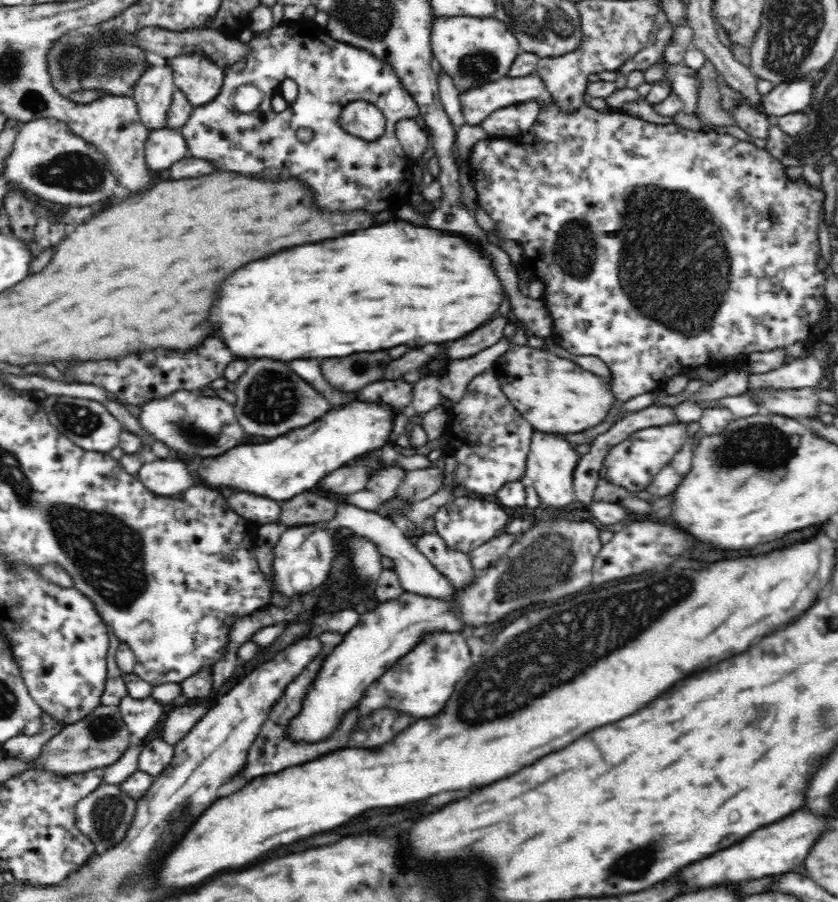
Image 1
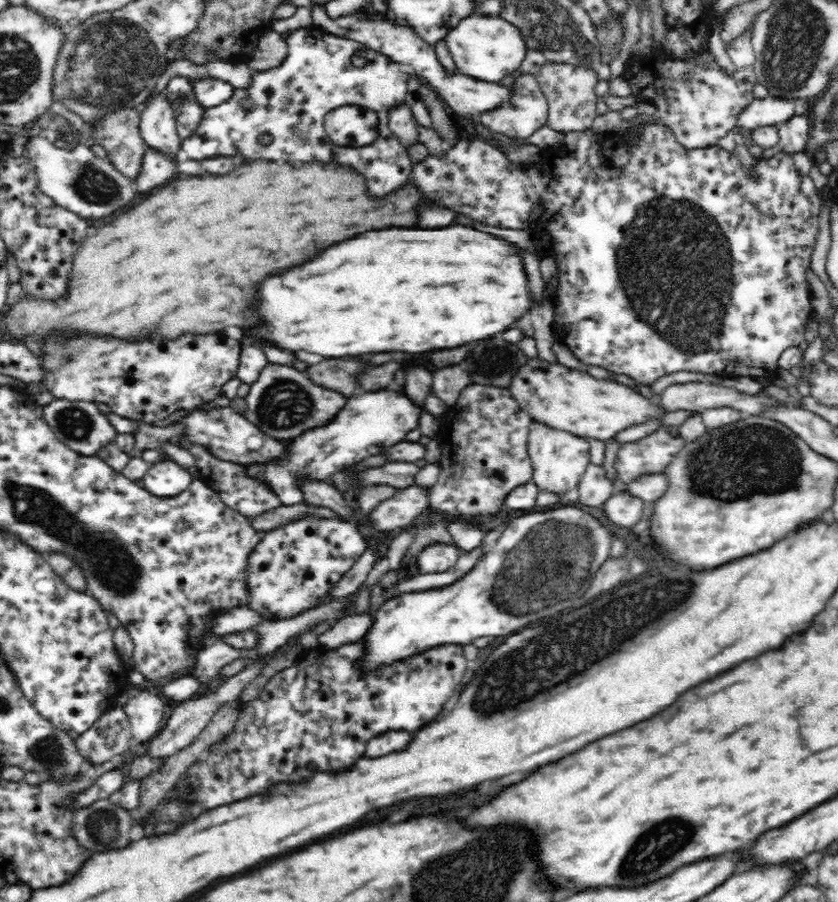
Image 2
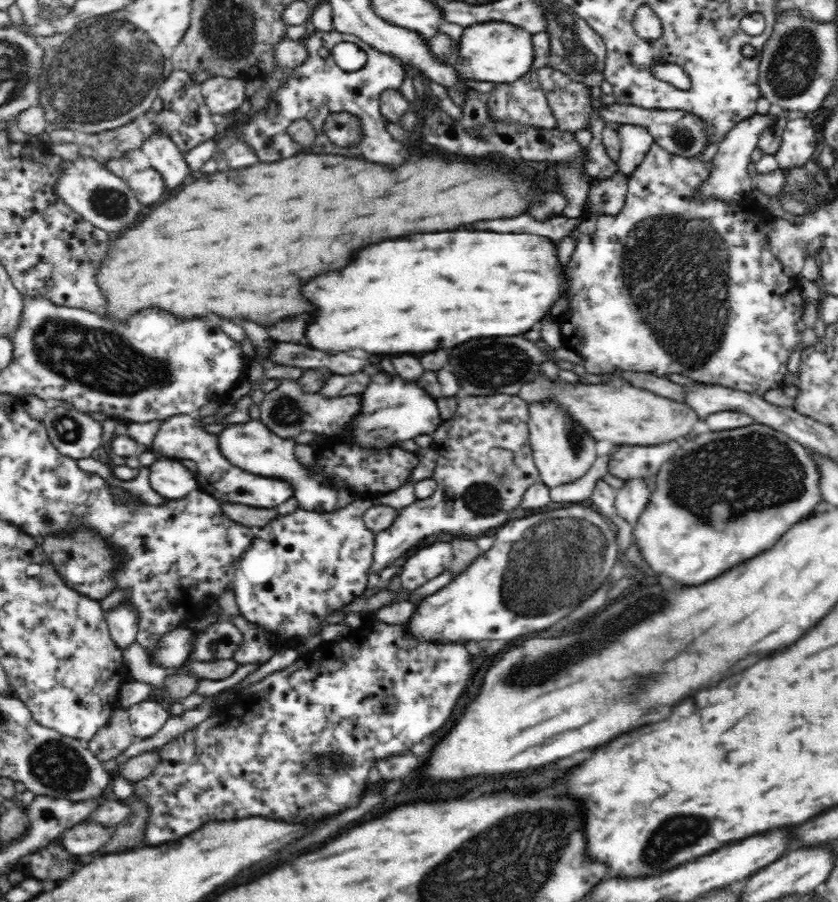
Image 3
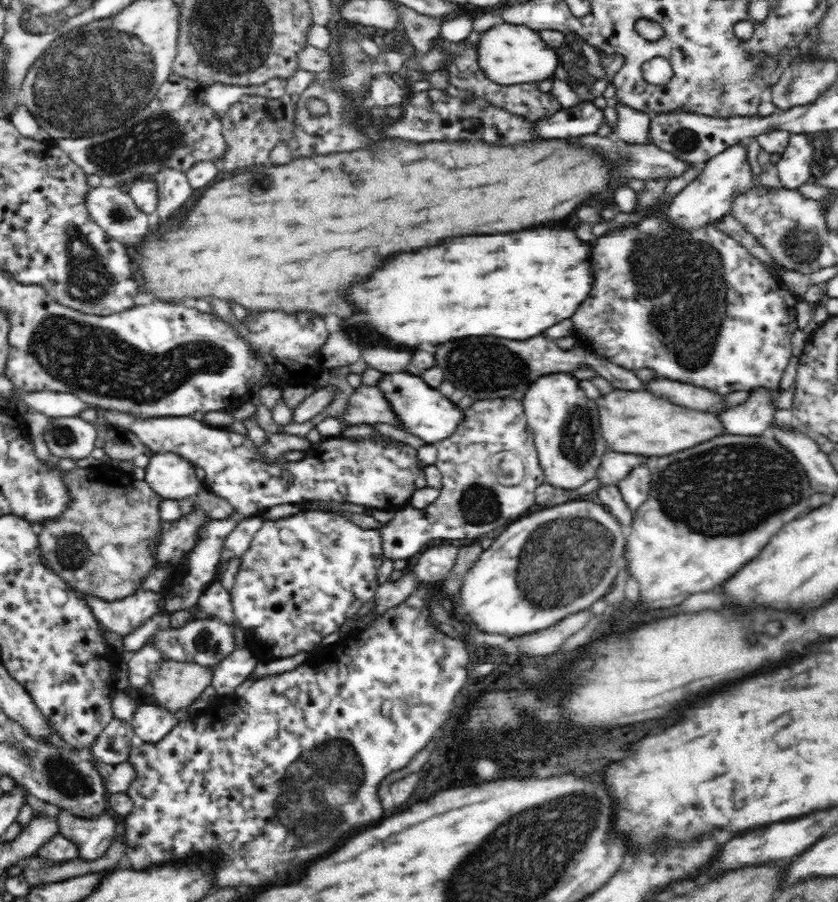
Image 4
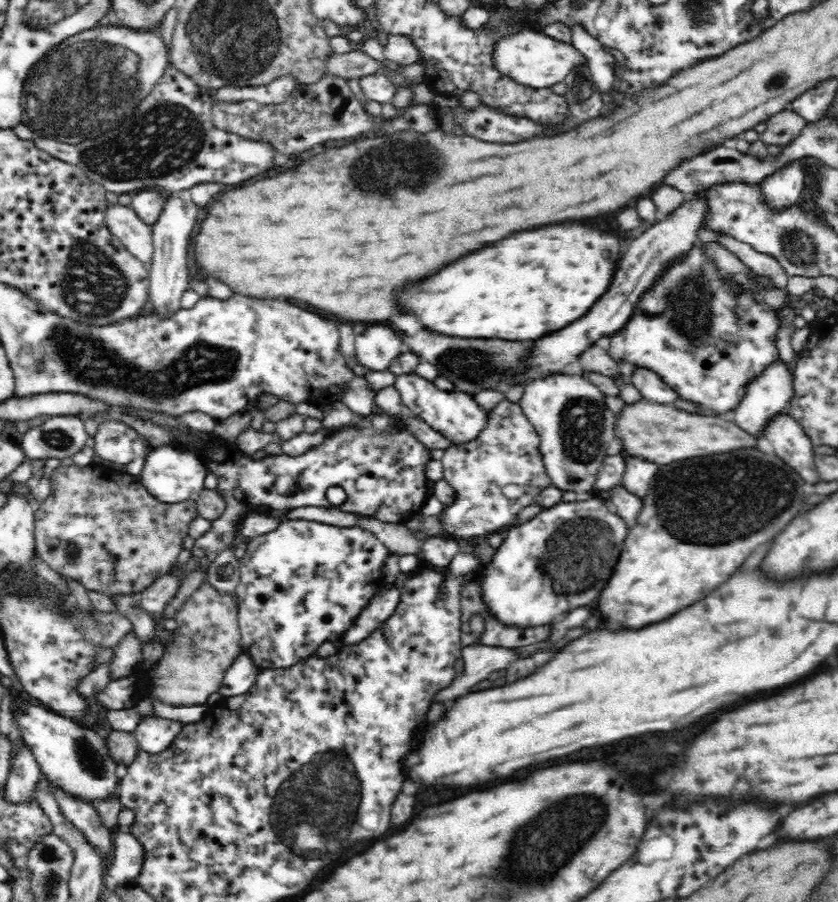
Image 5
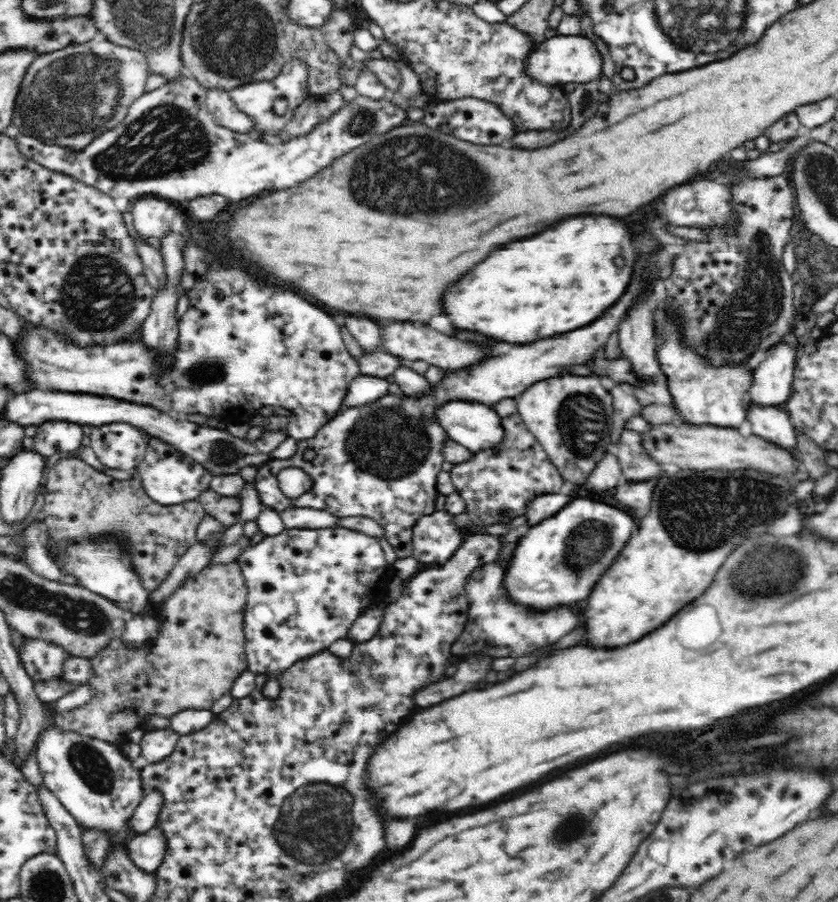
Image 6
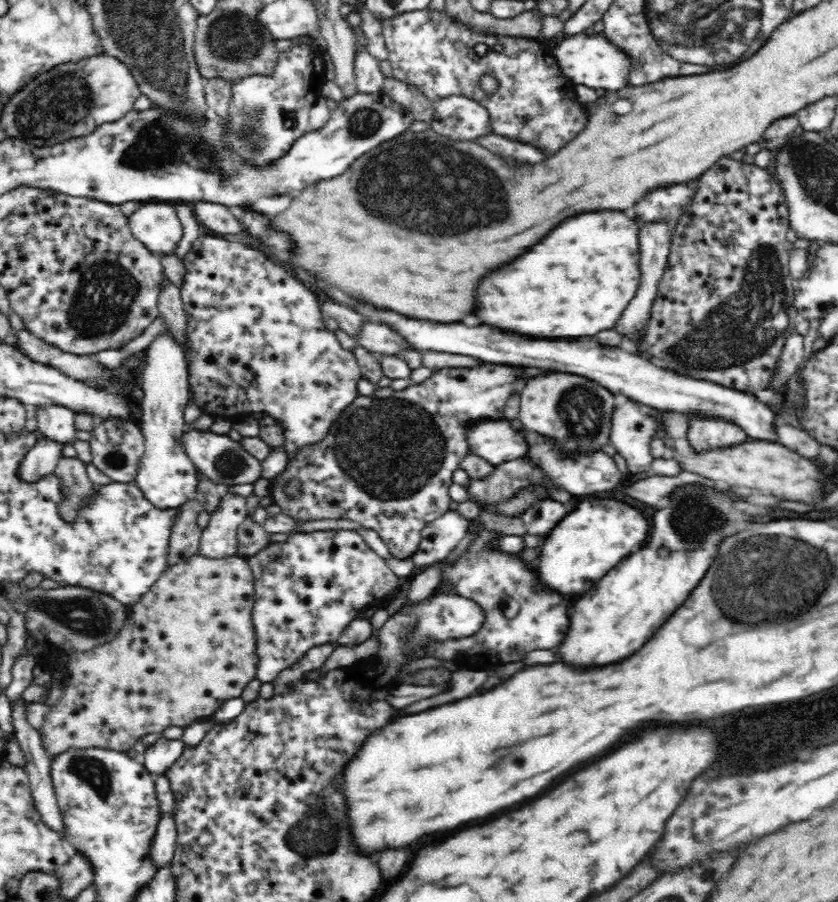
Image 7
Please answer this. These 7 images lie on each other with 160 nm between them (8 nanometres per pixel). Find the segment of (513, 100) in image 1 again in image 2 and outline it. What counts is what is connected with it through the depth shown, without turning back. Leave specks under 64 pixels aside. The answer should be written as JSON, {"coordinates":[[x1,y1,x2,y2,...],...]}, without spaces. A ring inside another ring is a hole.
{"coordinates":[[325,5,315,6,311,12,312,24,318,25,336,36,363,42,372,50,380,51,382,55,386,55,388,59,391,59,391,62,399,63,405,69,411,68,414,77,434,90,449,112,482,118,485,112,498,108,500,104,510,101,513,96,510,87,506,88,506,86,499,86,494,82,465,77,464,74,446,73,446,69,440,65,434,45,428,44,423,38,420,38,412,27,396,22,394,16,390,18,385,17,384,14,361,13,360,9,363,8,358,8,351,14,332,18,327,14]]}

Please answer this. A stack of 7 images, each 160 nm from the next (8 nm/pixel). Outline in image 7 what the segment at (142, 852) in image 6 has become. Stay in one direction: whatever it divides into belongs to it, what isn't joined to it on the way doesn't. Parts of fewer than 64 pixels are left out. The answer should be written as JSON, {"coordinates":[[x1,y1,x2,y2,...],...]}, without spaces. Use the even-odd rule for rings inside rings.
{"coordinates":[[174,812,164,813,158,823,151,842,151,859,158,868,166,866,173,859,177,843,177,824]]}

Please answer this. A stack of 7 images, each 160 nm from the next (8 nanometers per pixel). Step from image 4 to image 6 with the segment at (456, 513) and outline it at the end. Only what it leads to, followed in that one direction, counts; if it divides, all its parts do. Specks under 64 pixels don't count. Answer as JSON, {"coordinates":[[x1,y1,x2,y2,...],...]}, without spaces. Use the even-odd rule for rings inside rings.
{"coordinates":[[519,413,501,419,505,437,496,447,485,448,464,463,456,463,451,474,454,486,464,499,466,512,474,518,476,526,496,524,502,516,524,515,536,494,552,494,552,490,562,490,564,478,548,455,542,450,538,439,528,430]]}

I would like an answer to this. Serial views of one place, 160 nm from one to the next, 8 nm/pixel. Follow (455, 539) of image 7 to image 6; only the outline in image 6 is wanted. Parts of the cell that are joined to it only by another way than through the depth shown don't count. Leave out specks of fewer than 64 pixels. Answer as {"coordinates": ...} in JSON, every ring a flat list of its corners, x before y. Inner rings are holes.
{"coordinates":[[446,510,419,518,413,528,413,557,423,564,444,565,463,544,466,533]]}

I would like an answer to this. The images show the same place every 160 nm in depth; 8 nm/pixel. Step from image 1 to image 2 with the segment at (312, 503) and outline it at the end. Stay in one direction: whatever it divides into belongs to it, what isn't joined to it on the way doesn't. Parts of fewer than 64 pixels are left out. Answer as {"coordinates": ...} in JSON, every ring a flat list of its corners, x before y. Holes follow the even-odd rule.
{"coordinates":[[304,502,295,504,294,506,280,505,278,508,272,508,258,516,246,516,251,525,259,531,268,531,272,528,278,528,292,522,292,520,298,520,298,518,304,518,304,516,320,516,322,518,338,518,336,512,331,508,324,507,312,507]]}

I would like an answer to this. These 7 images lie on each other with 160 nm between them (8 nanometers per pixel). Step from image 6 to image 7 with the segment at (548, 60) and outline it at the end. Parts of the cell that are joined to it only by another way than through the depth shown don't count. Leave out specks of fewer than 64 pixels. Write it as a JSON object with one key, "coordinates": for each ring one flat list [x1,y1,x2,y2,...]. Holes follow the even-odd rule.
{"coordinates":[[585,33,562,36,558,39,558,46,551,51,561,73,566,74,570,81,584,84,588,88,604,88,604,90,618,92,626,86,628,74,632,74,628,66,630,64,628,57,604,36,586,35]]}

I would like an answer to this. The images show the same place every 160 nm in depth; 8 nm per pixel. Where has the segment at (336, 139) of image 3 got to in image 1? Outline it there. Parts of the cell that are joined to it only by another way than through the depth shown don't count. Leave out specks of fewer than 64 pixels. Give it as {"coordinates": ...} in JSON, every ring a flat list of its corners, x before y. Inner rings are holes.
{"coordinates":[[350,102,340,113,339,123,347,134,374,142,386,132,387,121,378,107]]}

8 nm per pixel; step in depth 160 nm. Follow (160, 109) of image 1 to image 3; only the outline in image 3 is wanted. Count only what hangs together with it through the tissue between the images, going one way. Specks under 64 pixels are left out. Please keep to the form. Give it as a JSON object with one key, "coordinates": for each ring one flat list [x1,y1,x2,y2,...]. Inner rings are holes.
{"coordinates":[[158,129,145,140,141,150,149,157,151,167,160,173,168,192,184,184,190,168,184,162,183,151,172,142,167,132]]}

